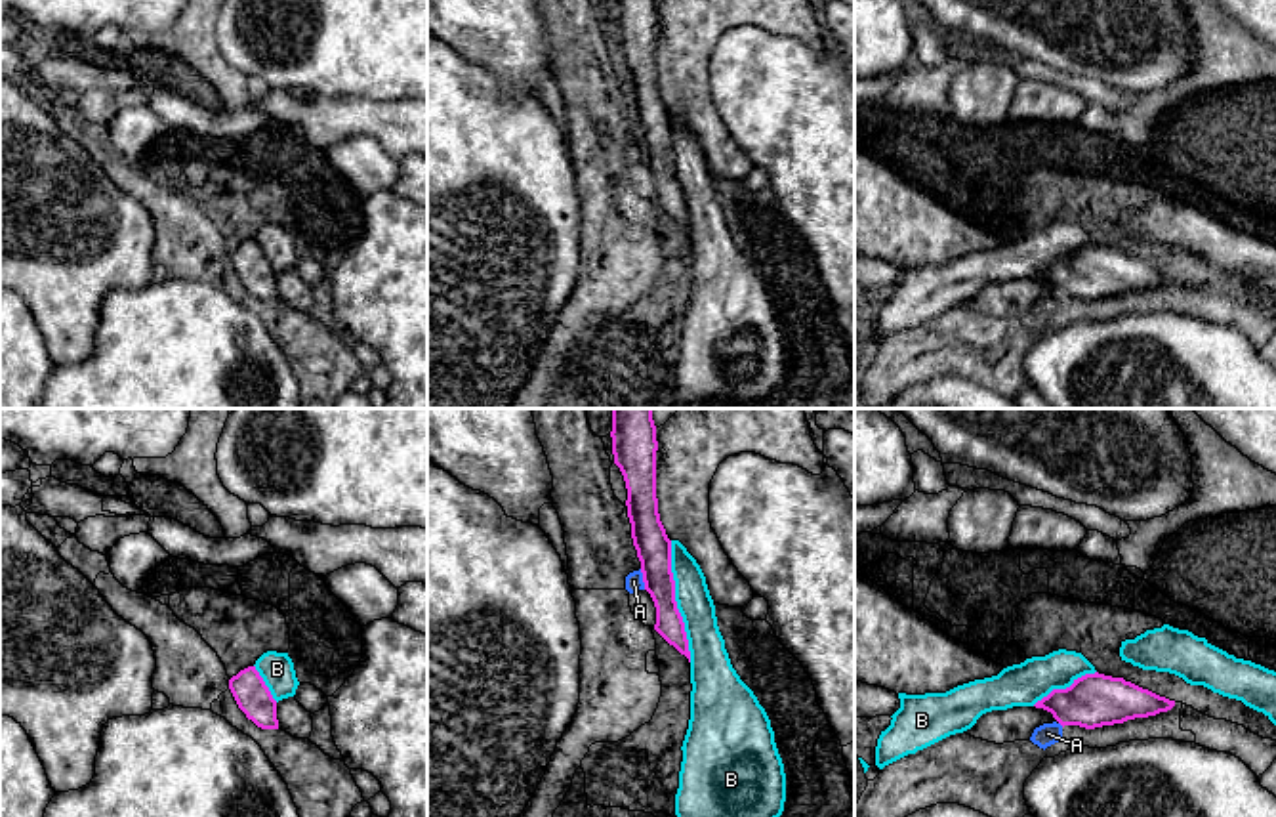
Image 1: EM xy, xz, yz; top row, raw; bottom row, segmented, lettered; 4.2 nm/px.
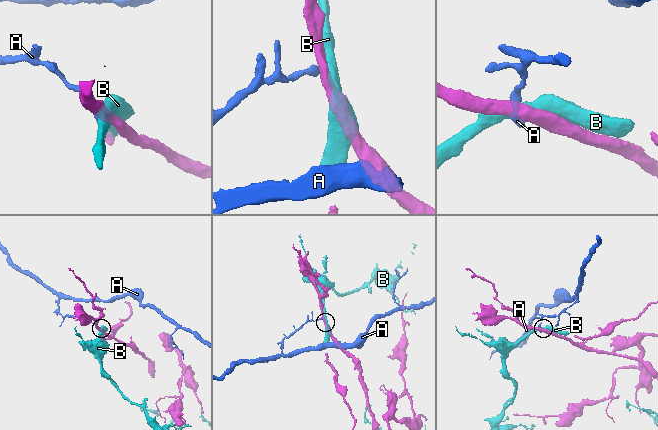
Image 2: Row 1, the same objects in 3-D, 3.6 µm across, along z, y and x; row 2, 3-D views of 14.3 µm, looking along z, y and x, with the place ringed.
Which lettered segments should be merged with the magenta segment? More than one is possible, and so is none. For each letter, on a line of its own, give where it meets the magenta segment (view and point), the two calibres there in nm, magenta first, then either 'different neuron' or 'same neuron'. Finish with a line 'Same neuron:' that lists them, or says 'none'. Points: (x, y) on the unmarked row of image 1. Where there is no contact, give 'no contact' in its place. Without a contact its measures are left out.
A: xz (643, 151) | 150/80 nm | different neuron
B: xz (676, 174) | 140/150 nm | different neuron
Same neuron: none

